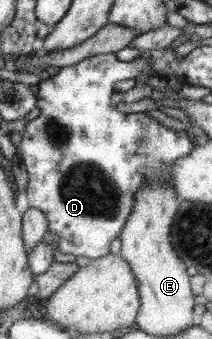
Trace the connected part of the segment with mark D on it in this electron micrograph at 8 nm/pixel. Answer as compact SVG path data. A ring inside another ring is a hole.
M96 54L77 63L60 68L60 71L38 84L37 107L40 114L26 124L17 153L28 174L26 195L29 207L46 214L50 241L60 257L103 258L110 251L110 243L118 237L131 217L135 194L148 181L163 181L169 177L169 165L186 157L196 145L186 131L164 127L158 120L144 114L118 115L110 105L114 83L131 80L139 75L152 75L153 69L144 56L124 62L116 54Z

